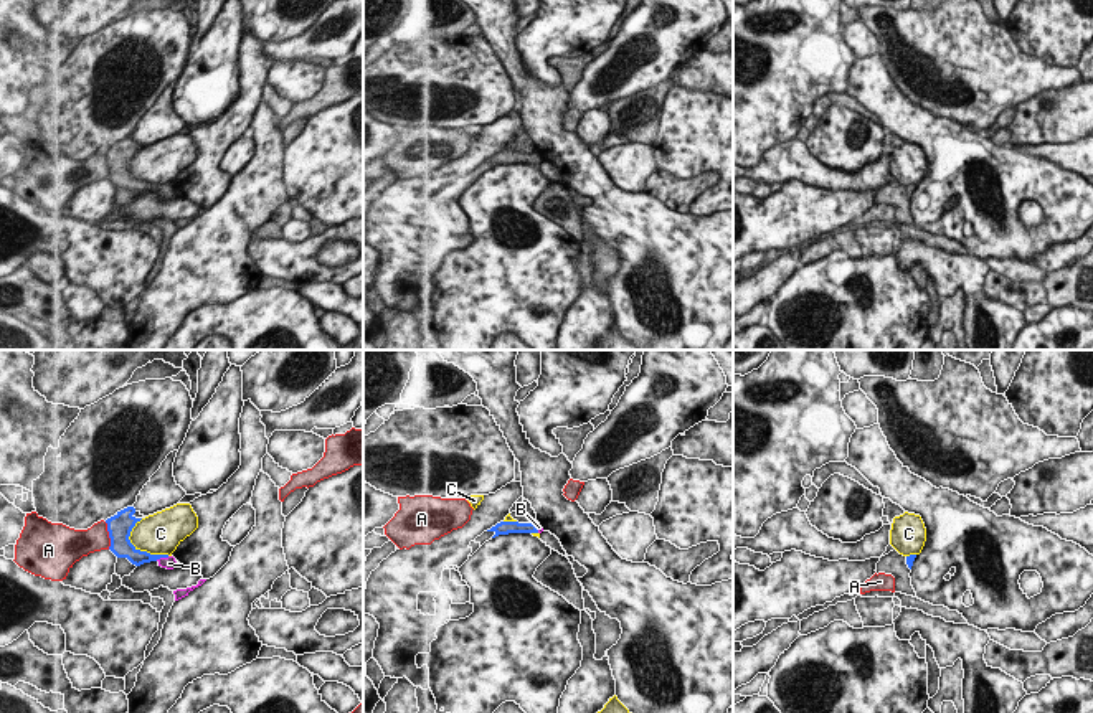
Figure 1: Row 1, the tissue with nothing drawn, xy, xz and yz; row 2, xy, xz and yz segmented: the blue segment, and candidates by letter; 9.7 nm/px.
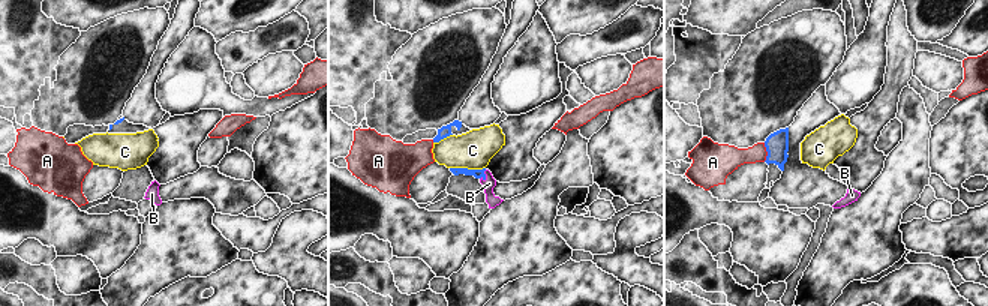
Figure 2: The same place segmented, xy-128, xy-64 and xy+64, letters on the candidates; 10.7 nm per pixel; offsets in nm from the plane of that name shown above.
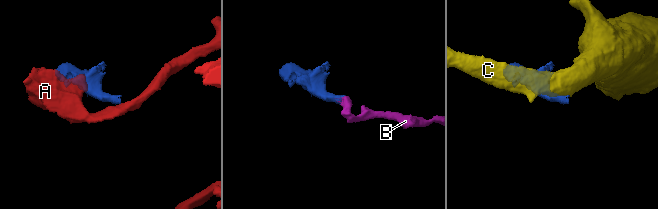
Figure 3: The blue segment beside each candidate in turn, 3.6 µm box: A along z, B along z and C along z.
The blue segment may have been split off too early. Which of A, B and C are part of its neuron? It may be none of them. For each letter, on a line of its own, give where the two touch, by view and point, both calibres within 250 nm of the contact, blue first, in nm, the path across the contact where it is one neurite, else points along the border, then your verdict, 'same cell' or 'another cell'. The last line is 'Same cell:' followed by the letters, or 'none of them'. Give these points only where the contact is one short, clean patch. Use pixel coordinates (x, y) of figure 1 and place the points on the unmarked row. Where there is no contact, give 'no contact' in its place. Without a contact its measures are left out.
A: meets blue in xy at (109, 165); 240 nm thick on the blue side, 240 nm on the other; another cell
B: meets blue in xy at (162, 187); 140 nm thick on the blue side, 120 nm on the other; runs through xy (137, 187), (162, 187), (169, 193); same cell
C: meets blue in xy at (139, 180); 200 nm thick on the blue side, 400 nm on the other; another cell
Same cell: B

